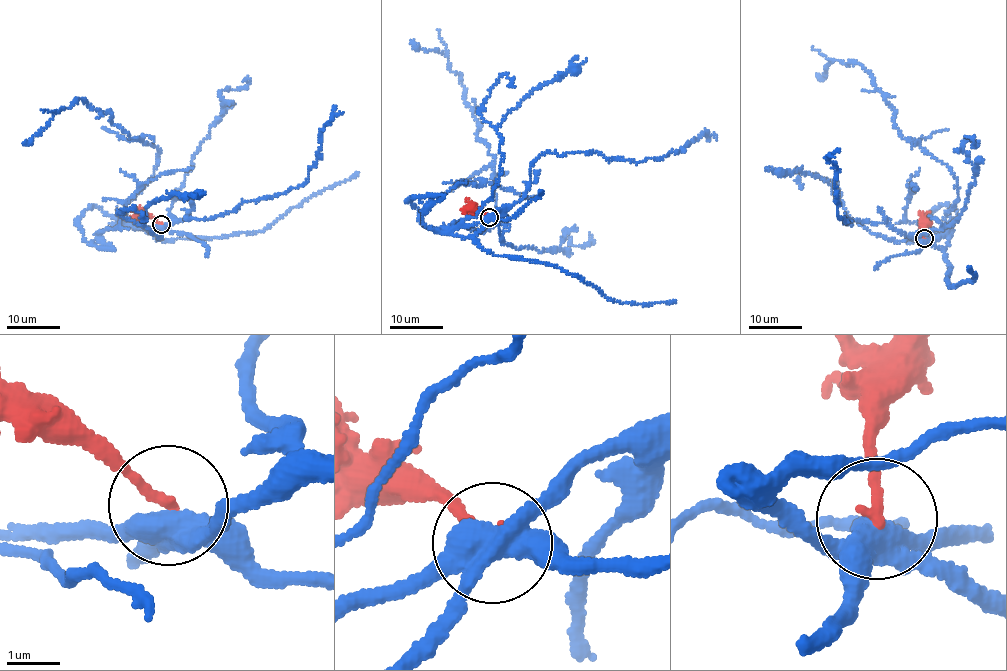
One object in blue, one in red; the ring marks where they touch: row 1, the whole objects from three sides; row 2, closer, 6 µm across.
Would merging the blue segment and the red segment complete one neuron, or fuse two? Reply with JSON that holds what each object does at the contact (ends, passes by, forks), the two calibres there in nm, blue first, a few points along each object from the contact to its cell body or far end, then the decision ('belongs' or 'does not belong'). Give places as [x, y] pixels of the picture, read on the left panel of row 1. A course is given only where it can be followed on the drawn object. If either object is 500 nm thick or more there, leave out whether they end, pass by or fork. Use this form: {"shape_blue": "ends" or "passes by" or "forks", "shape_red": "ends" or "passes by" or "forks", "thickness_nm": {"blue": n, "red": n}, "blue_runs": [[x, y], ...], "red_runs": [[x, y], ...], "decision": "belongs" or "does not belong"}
{"shape_blue": "forks", "shape_red": "ends", "thickness_nm": {"blue": 440, "red": 200}, "blue_runs": [[161, 225], [121, 218], [154, 174], [159, 151], [115, 125], [111, 114], [79, 98], [22, 143]], "red_runs": [[161, 224], [132, 208]], "decision": "does not belong"}

